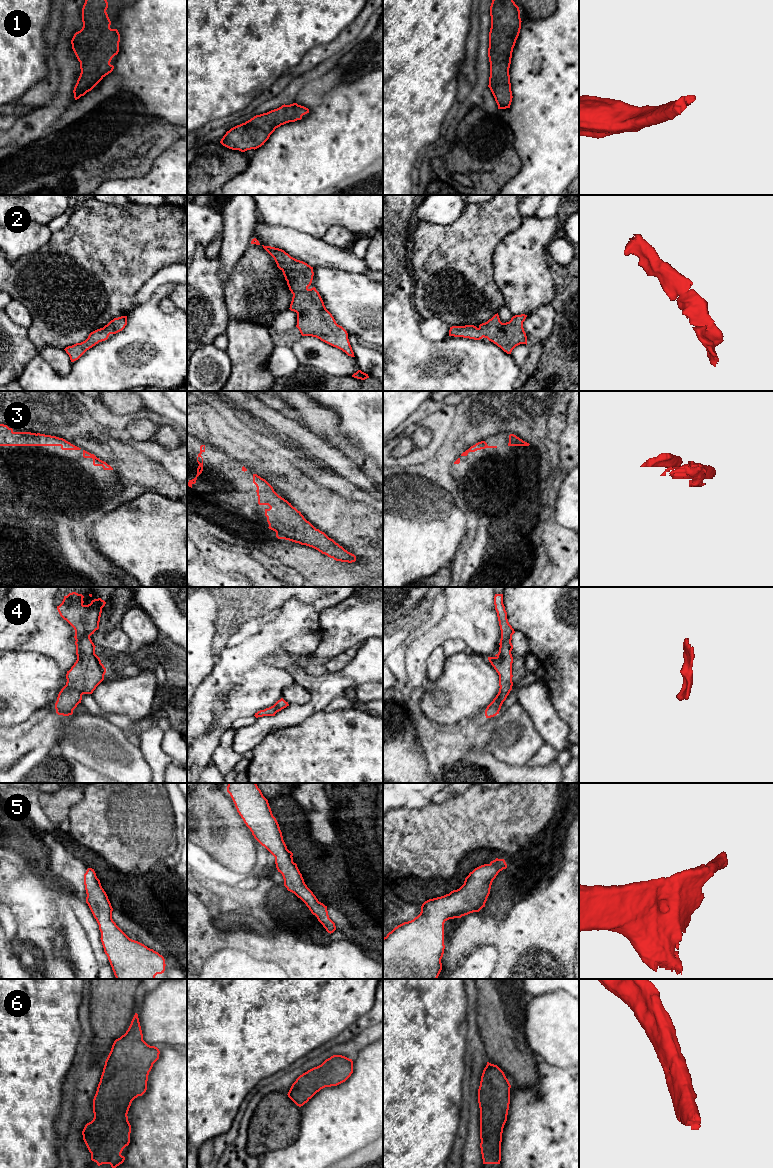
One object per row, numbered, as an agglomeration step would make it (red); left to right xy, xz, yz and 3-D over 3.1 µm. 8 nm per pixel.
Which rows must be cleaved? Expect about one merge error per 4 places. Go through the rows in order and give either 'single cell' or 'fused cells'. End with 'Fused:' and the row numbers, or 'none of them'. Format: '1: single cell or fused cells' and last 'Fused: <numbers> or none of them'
1: single cell
2: single cell
3: single cell
4: single cell
5: single cell
6: single cell
Fused: none of them

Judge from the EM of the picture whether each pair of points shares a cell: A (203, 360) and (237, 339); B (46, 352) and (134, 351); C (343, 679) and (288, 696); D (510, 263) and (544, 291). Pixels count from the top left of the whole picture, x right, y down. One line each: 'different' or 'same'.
A: different
B: different
C: different
D: same

